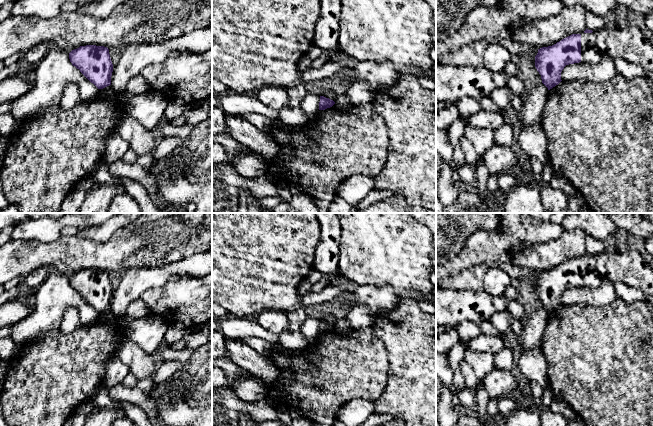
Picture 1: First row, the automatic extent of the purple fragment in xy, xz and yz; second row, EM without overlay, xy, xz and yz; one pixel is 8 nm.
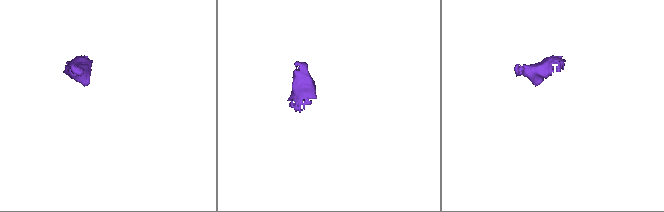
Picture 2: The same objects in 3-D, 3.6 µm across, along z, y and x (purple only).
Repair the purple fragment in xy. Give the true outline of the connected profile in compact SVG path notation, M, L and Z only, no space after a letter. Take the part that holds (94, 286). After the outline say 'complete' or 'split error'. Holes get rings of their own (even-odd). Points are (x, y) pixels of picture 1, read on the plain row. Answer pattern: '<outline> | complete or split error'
M80 270L69 277L69 283L98 313L111 309L113 288L107 271Z | complete

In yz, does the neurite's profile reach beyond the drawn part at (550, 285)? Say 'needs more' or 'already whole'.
needs more

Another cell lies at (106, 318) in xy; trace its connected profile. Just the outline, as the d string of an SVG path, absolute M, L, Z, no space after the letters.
M109 309L103 313L99 313L97 321L102 325L113 325L116 322L116 316L113 314L111 309Z

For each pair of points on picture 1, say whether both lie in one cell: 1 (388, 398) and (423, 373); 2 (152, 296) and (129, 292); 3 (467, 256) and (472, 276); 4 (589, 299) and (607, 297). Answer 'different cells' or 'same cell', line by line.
1: same cell
2: different cells
3: different cells
4: same cell

